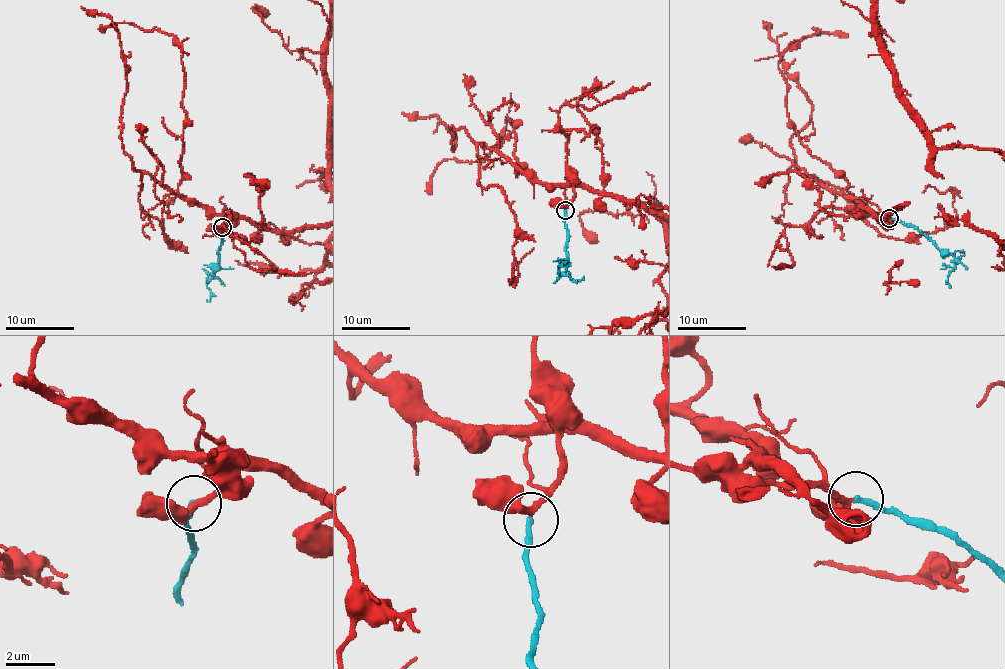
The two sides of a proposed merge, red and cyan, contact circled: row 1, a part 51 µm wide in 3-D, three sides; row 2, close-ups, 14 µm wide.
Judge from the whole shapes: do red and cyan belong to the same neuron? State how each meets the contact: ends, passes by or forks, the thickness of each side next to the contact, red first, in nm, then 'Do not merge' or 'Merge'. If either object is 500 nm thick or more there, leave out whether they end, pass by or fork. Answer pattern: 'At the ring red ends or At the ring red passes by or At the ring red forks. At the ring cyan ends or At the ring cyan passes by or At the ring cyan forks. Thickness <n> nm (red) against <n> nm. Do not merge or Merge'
At the ring red passes by. At the ring cyan ends. Thickness 260 nm (red) against 240 nm. Merge

